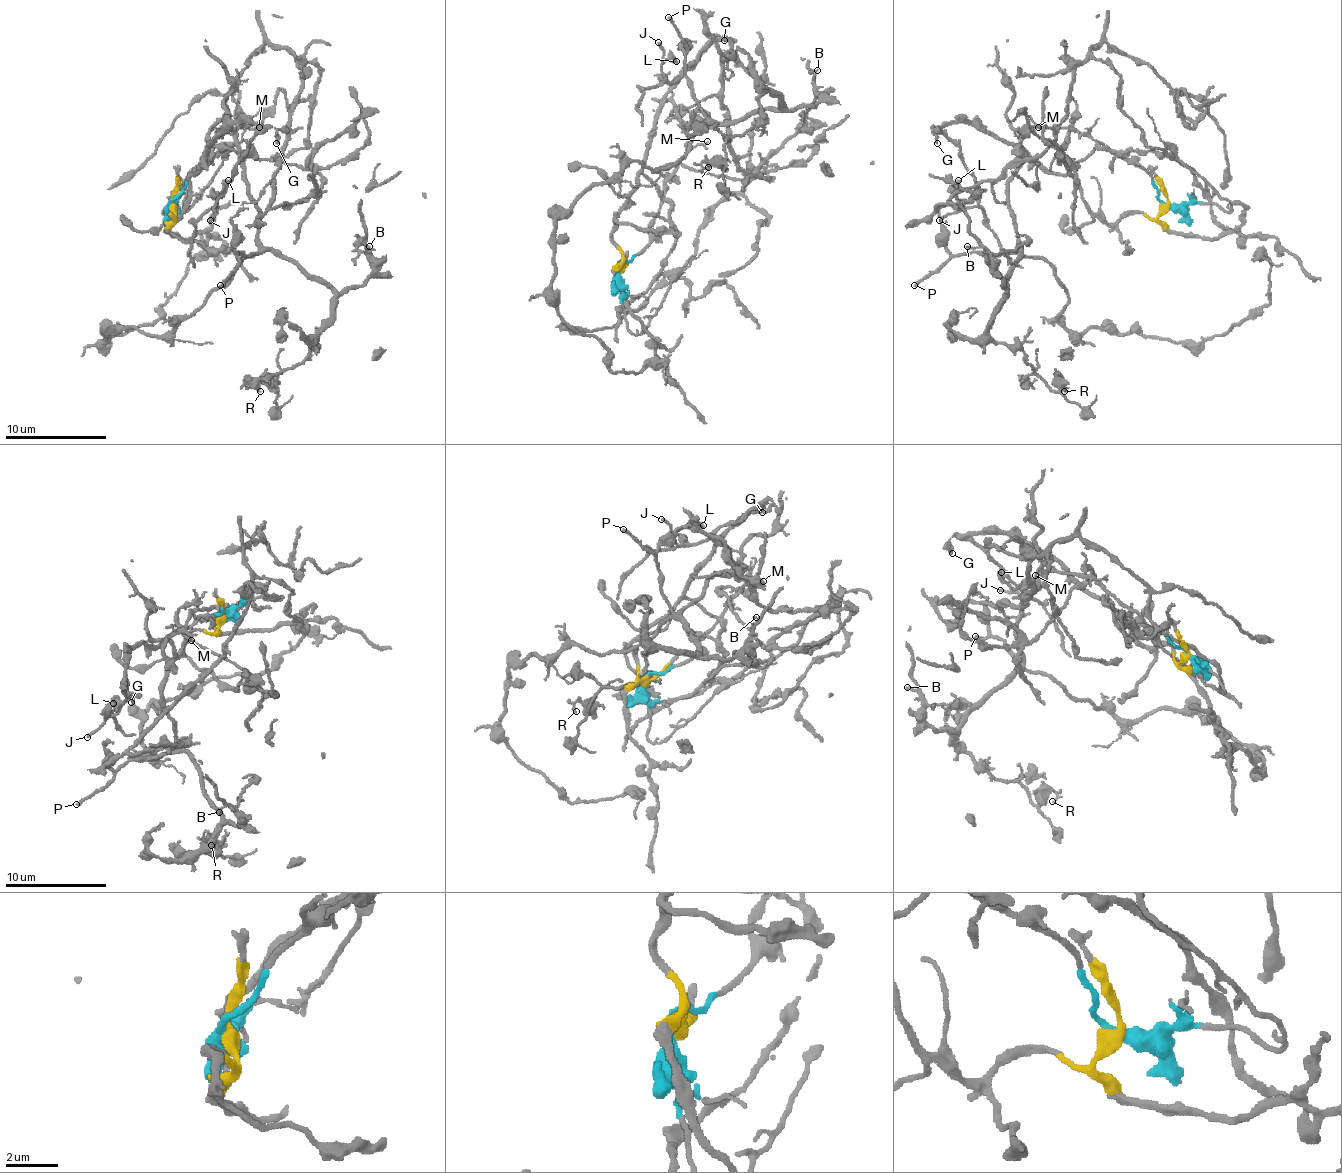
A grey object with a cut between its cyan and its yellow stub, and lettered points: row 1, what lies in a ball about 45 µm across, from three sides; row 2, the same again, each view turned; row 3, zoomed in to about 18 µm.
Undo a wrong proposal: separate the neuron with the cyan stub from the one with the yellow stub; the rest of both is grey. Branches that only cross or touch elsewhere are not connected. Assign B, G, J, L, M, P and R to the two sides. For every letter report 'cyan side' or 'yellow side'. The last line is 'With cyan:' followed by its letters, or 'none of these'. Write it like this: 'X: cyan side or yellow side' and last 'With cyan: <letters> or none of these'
B: cyan side
G: yellow side
J: yellow side
L: yellow side
M: cyan side
P: cyan side
R: cyan side
With cyan: B, M, P, R

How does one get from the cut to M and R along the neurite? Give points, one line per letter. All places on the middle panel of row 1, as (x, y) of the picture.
M: (618, 269), (648, 241), (648, 224), (659, 211), (676, 163), (707, 140)
R: (618, 269), (648, 241), (694, 112), (739, 122), (782, 100), (765, 92), (760, 122), (709, 168)

